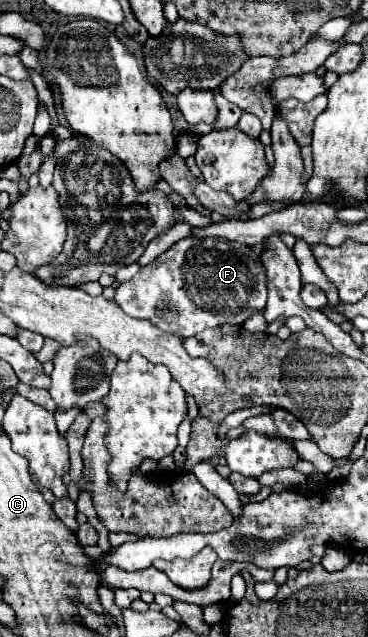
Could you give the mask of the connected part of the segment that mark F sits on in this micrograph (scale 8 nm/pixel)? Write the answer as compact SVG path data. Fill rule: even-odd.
M188 236L188 238L182 238L178 240L172 248L168 248L166 252L162 252L154 262L150 262L148 266L140 268L140 272L128 280L128 282L122 282L118 288L116 288L116 304L130 316L134 318L148 318L152 322L156 322L158 328L166 330L166 332L172 332L172 334L180 334L182 338L190 338L190 336L196 336L198 332L206 330L206 328L216 328L216 326L222 326L222 324L244 324L254 312L262 312L264 306L266 306L266 298L268 298L268 278L266 278L266 270L260 262L260 254L250 248L250 246L244 246L240 242L228 242L224 238L196 238L196 236Z

